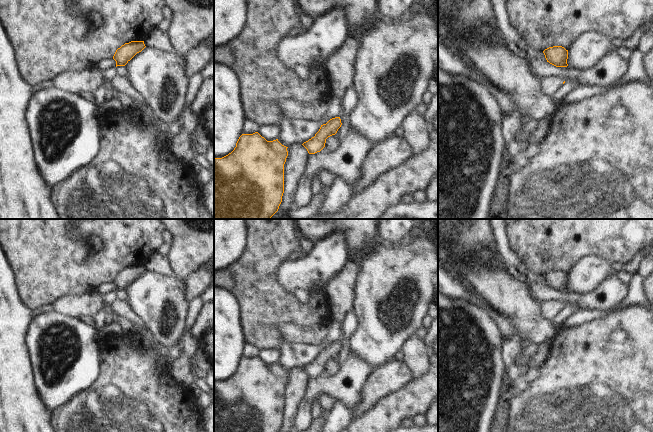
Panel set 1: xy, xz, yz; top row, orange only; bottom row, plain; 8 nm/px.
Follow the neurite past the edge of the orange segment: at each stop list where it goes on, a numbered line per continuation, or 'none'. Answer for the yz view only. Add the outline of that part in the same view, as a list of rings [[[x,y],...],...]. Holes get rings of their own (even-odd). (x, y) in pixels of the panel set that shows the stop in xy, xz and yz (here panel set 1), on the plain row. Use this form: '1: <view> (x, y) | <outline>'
1: yz (550, 310) | [[[550,301],[541,306],[541,314],[547,321],[553,321],[563,309],[564,304],[560,301]]]

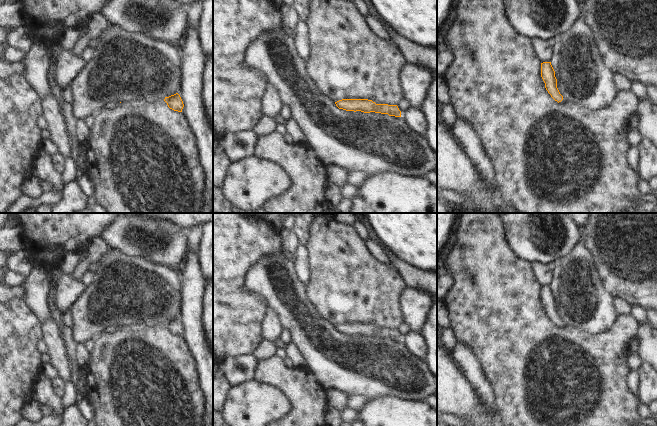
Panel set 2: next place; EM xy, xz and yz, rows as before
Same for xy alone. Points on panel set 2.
none

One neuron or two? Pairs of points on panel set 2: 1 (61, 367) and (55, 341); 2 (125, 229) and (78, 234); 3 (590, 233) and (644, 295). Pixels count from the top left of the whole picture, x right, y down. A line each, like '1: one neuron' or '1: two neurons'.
1: one neuron
2: two neurons
3: one neuron

